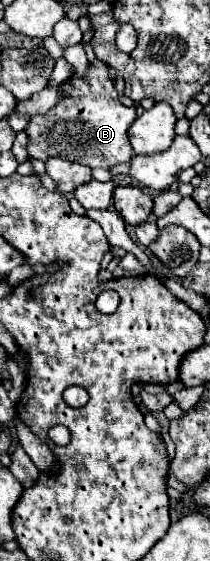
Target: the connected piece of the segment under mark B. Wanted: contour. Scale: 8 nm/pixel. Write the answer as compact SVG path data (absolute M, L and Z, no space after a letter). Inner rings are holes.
M94 61L86 77L72 75L66 87L66 97L58 101L54 109L46 115L34 115L26 125L28 135L28 155L40 161L50 157L60 157L88 167L112 169L118 163L130 161L132 147L128 143L128 127L136 119L136 109L120 103L114 83L110 79L108 67L102 61ZM70 91L84 91L82 97L70 97Z

